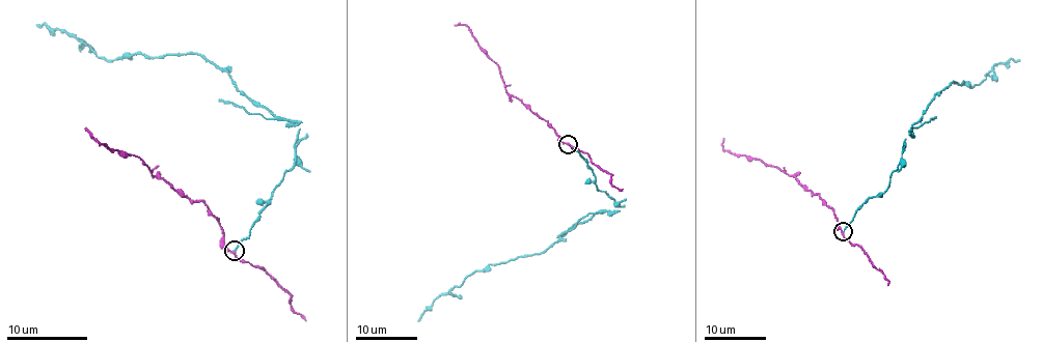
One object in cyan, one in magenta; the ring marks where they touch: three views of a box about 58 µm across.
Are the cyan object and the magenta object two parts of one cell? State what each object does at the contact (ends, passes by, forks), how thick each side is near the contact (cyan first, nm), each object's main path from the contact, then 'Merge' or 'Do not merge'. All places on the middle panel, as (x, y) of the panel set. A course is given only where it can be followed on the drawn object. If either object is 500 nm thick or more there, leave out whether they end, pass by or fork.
At the ring cyan ends. At the ring magenta passes by. Thickness 140 nm (cyan) against 160 nm. Course of cyan: (569, 145), (618, 210), (599, 210), (576, 223), (540, 254), (470, 274), (435, 300), (418, 321). Course of magenta: (569, 145), (544, 120), (506, 92), (499, 66), (465, 25), (455, 25). Do not merge

